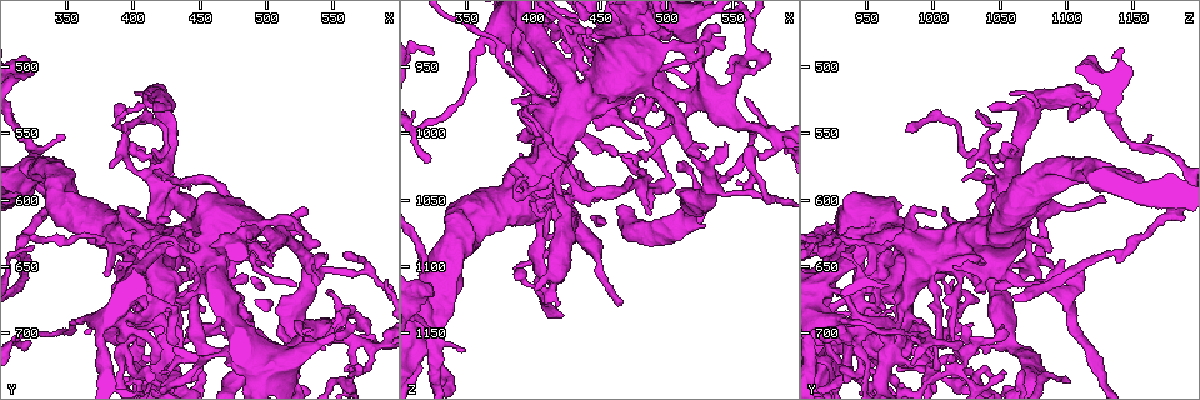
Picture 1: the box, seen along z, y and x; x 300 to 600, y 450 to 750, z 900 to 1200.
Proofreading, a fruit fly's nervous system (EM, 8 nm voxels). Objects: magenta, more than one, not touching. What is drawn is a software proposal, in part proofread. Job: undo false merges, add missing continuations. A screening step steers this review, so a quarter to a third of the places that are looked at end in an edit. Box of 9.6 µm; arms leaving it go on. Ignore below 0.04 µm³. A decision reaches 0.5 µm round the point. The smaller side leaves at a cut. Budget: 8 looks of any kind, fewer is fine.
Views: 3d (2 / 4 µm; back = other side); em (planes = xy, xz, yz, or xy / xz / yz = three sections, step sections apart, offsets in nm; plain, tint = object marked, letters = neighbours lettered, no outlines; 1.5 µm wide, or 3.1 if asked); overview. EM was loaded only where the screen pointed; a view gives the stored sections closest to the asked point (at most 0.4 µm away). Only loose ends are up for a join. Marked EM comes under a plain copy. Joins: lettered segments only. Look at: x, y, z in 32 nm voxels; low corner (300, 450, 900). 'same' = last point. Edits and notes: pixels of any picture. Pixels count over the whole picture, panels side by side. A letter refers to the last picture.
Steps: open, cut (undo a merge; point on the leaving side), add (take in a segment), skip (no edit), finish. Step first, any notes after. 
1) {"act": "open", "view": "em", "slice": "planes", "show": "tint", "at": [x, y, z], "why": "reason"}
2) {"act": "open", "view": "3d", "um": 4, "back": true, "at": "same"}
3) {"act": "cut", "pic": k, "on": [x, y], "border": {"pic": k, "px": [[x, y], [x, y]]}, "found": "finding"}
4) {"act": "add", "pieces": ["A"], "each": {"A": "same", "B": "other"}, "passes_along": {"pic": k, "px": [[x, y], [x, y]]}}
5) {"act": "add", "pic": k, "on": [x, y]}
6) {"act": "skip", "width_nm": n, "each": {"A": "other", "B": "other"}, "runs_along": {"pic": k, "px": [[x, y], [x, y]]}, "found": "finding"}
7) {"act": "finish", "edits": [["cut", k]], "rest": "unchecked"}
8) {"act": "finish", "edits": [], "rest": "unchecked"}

{"act": "open", "view": "3d", "um": 4, "at": [510, 630, 988]}

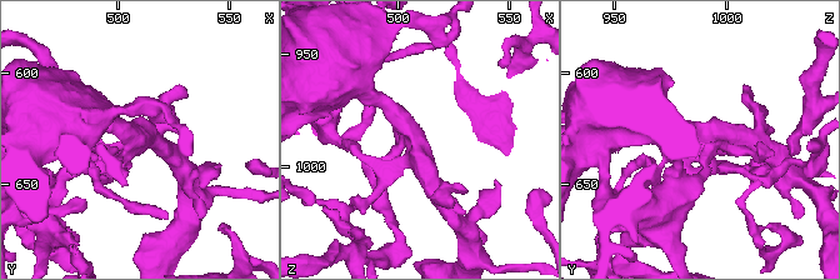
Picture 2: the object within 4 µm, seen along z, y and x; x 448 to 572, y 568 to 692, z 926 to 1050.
{"act": "open", "view": "em", "slice": "yz", "step": 8, "show": "letters", "at": [507, 630, 987], "why": "shape alone is not enough"}

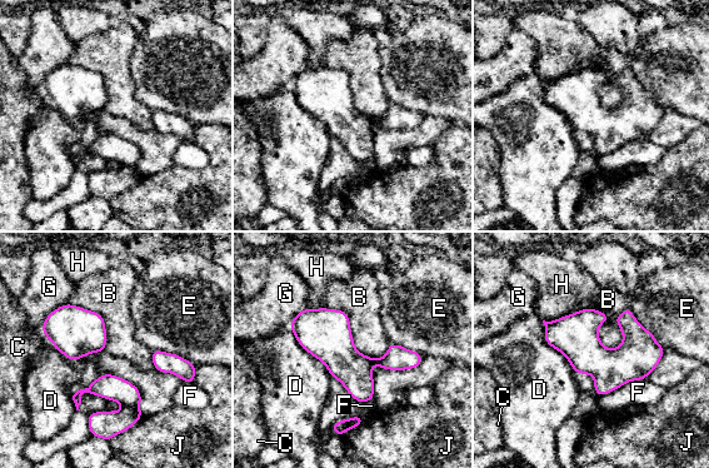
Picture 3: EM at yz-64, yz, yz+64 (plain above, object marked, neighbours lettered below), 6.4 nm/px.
{"act": "skip", "each": {"B": "other", "C": "other", "D": "other", "E": "other", "F": "other", "G": "other", "H": "other", "J": "other"}, "border": {"pic": 3, "px": [[584, 307], [619, 347]]}, "found": "continuous, no second cell"}

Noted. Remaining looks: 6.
{"act": "open", "view": "3d", "um": 2, "at": [436, 658, 1004], "why": "sudden change in width"}

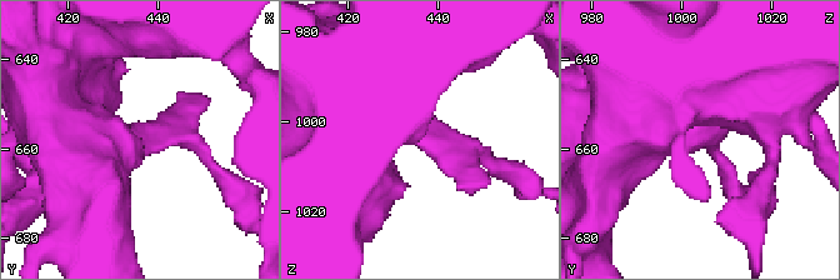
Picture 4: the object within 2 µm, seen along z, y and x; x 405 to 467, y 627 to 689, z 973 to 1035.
{"act": "open", "view": "em", "slice": "xz", "step": 4, "show": "letters", "at": [437, 658, 1003], "why": "need the tissue"}

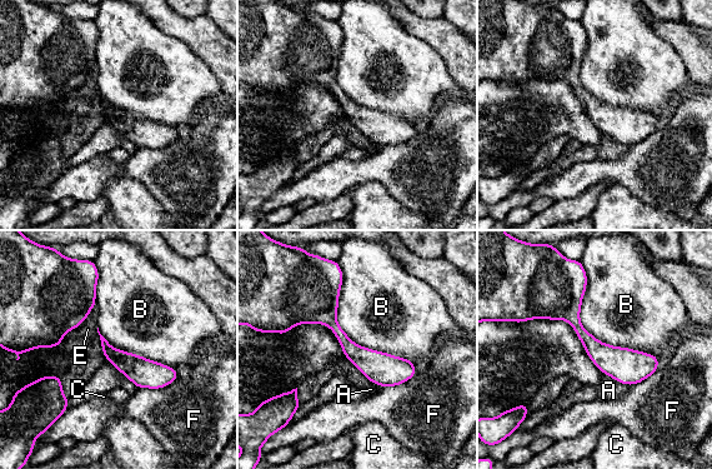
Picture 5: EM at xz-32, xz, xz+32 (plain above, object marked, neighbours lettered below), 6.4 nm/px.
{"act": "skip", "longest_contact_nm": ["B", 800], "each": {"A": "other", "B": "other", "C": "other", "E": "other", "F": "other"}, "border": {"pic": 5, "px": [[602, 372], [630, 385]]}, "found": "continuous, no second cell"}

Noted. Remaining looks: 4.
{"act": "open", "view": "em", "slice": "planes", "show": "letters", "at": [420, 730, 932], "why": "an open end"}

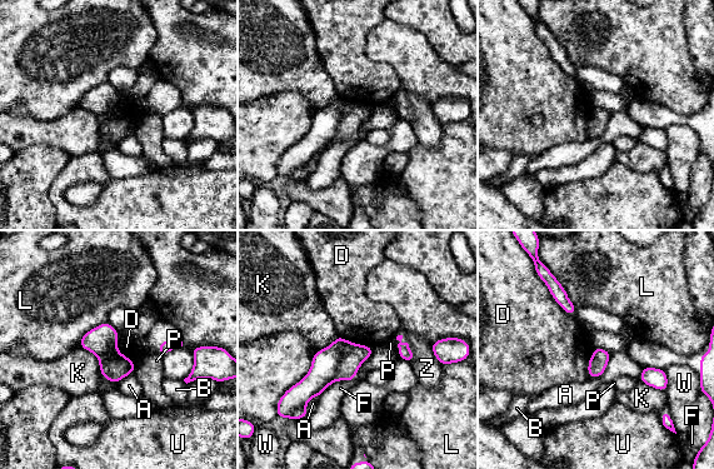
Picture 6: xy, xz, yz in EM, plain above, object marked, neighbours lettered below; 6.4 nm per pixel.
{"act": "skip", "each": {"A": "other", "B": "other", "D": "other", "F": "other", "K": "other", "L": "other", "P": "other", "U": "other", "W": "other", "Z": "other"}, "border": {"pic": 6, "px": [[543, 280], [552, 298], [573, 317]]}, "found": "none of them fits"}

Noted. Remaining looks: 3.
{"act": "finish", "edits": [], "rest": "unchecked"}

